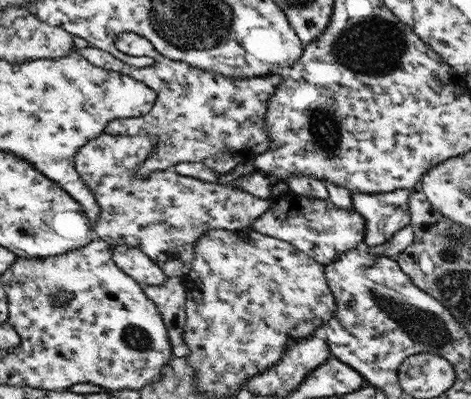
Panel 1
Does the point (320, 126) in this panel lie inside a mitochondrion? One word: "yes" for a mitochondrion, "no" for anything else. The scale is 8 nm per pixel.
yes

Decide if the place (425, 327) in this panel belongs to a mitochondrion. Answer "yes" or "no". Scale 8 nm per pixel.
yes

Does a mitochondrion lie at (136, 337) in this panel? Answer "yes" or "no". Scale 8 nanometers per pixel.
yes

